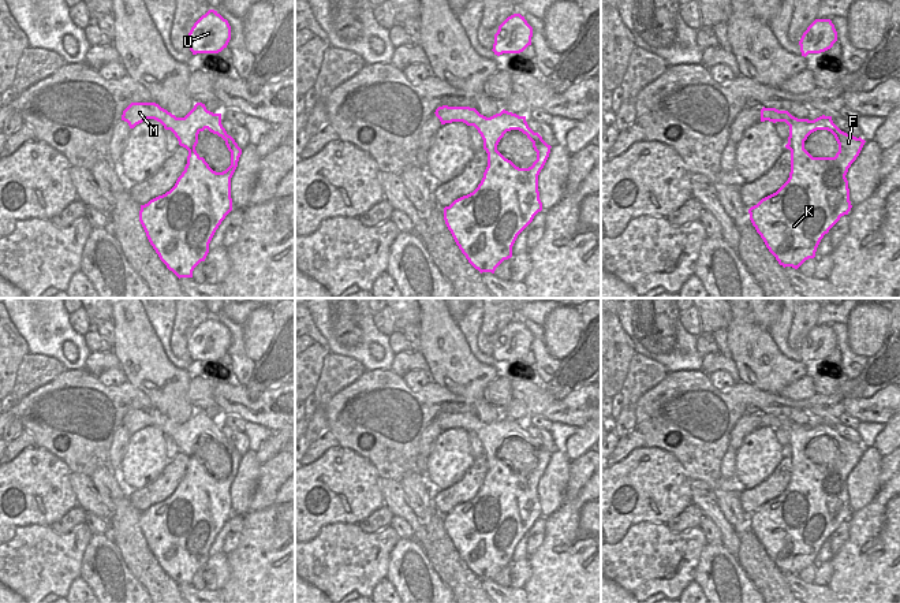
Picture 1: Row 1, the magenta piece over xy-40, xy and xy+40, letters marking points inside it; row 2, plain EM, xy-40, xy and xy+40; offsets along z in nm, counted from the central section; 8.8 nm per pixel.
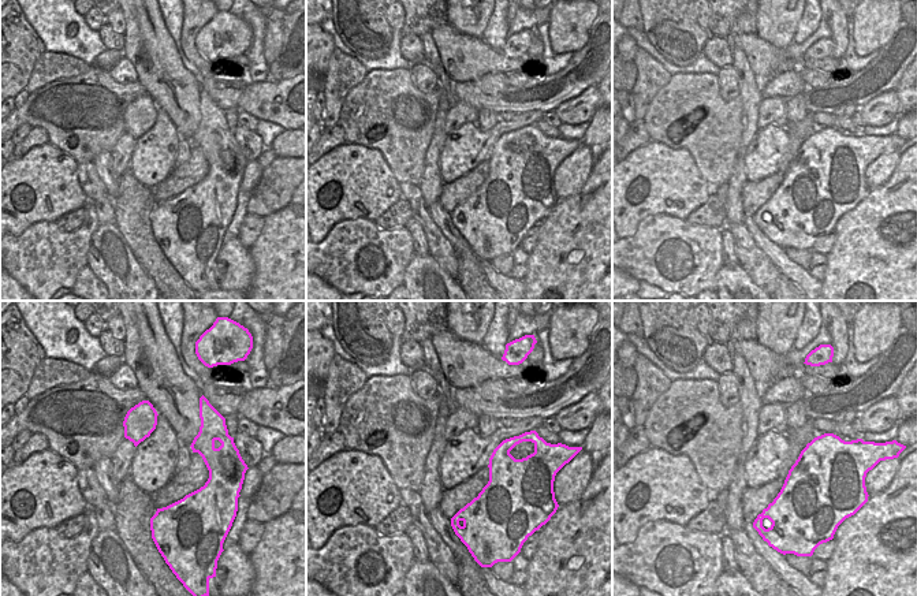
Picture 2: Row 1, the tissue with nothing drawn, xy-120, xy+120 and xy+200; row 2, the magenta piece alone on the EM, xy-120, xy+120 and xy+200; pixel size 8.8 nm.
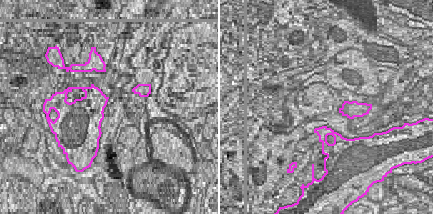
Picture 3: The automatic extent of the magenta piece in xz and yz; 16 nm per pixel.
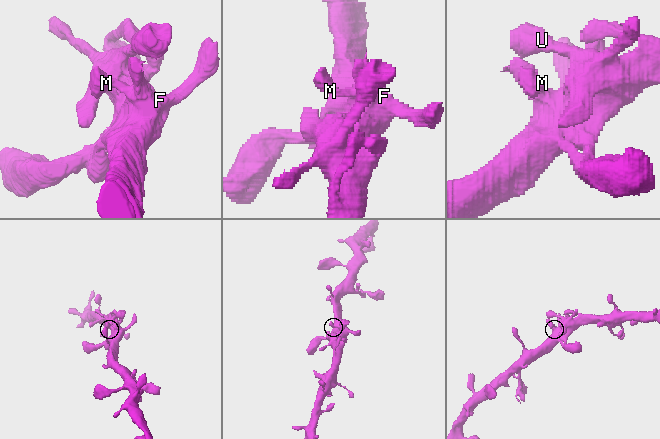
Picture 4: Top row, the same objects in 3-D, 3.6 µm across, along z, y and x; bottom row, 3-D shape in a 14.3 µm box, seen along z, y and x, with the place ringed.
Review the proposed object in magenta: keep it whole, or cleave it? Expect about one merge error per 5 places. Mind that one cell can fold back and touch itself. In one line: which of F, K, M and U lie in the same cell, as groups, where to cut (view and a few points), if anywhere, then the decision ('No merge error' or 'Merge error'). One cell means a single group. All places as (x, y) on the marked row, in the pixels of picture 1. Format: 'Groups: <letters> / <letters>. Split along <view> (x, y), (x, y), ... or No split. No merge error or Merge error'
Groups: F K M U. No split. No merge error.

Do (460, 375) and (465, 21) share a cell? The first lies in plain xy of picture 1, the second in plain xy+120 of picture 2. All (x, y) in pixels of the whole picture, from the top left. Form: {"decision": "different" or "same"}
{"decision": "different"}

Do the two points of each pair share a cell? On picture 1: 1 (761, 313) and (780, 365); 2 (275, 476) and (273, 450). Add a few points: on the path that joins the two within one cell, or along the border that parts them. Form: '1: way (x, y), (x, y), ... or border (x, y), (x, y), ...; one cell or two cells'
1: border (750, 312), (751, 317), (766, 330); two cells
2: border (280, 450), (261, 465); two cells

